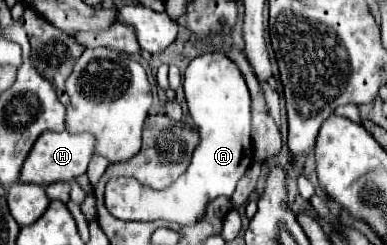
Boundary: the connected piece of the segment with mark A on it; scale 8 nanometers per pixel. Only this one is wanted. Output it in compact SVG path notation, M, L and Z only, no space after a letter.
M205 53L195 57L185 75L183 91L189 115L199 131L199 145L193 151L187 171L165 191L153 191L135 179L113 179L105 187L105 205L109 213L147 217L147 221L165 219L169 223L191 225L201 219L205 205L221 195L231 197L237 181L253 163L251 147L251 97L237 65L223 53Z

